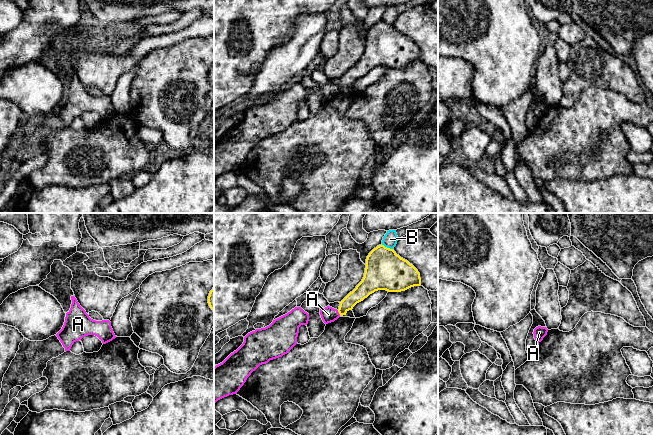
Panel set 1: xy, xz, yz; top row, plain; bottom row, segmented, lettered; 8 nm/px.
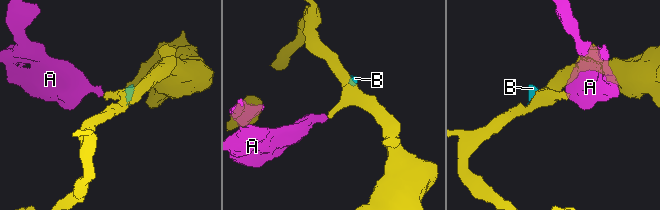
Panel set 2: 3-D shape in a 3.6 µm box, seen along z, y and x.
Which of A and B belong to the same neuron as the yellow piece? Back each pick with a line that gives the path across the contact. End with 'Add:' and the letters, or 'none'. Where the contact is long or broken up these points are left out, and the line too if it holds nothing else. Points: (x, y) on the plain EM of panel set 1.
Add: none

